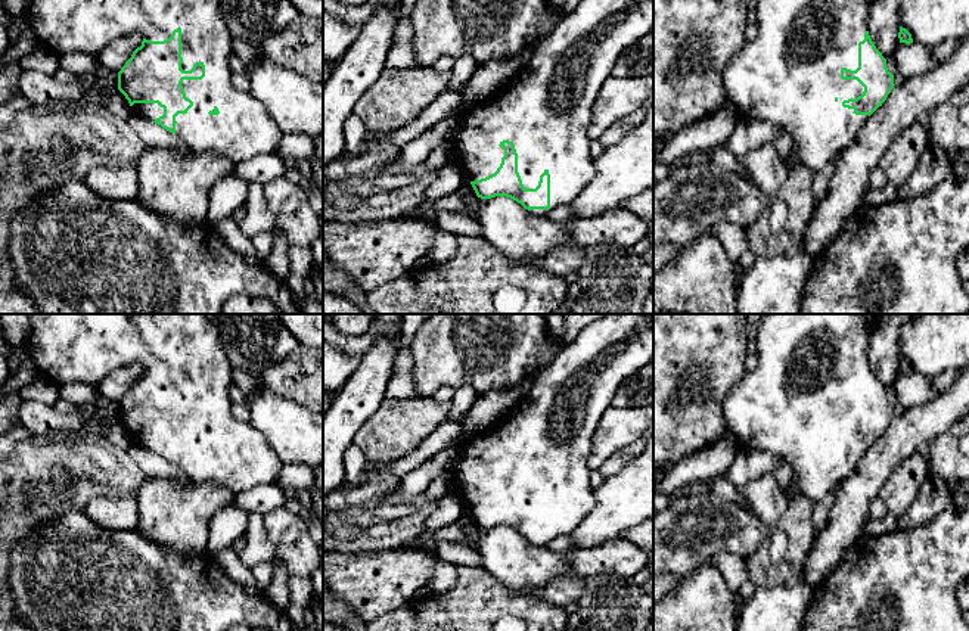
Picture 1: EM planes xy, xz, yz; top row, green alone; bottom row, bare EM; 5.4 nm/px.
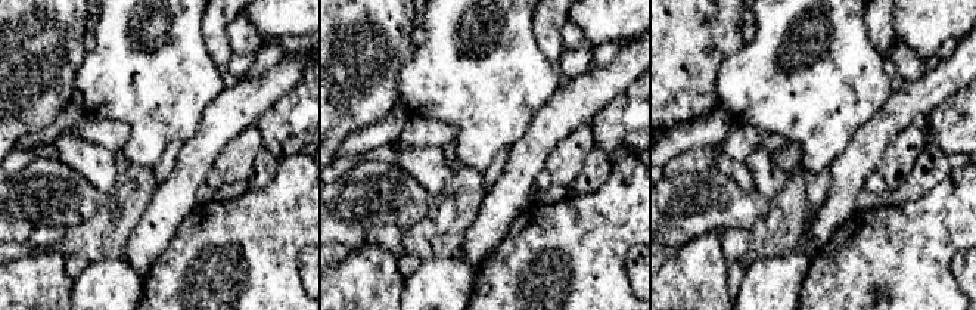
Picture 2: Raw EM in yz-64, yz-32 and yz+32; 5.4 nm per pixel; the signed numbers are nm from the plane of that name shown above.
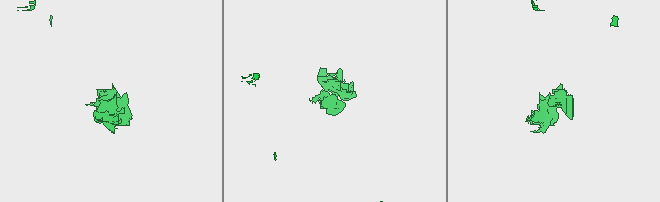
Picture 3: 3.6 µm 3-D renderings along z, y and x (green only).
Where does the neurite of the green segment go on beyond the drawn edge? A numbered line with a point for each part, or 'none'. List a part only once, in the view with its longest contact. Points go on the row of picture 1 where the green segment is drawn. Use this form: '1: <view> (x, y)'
1: xz (546, 108)

